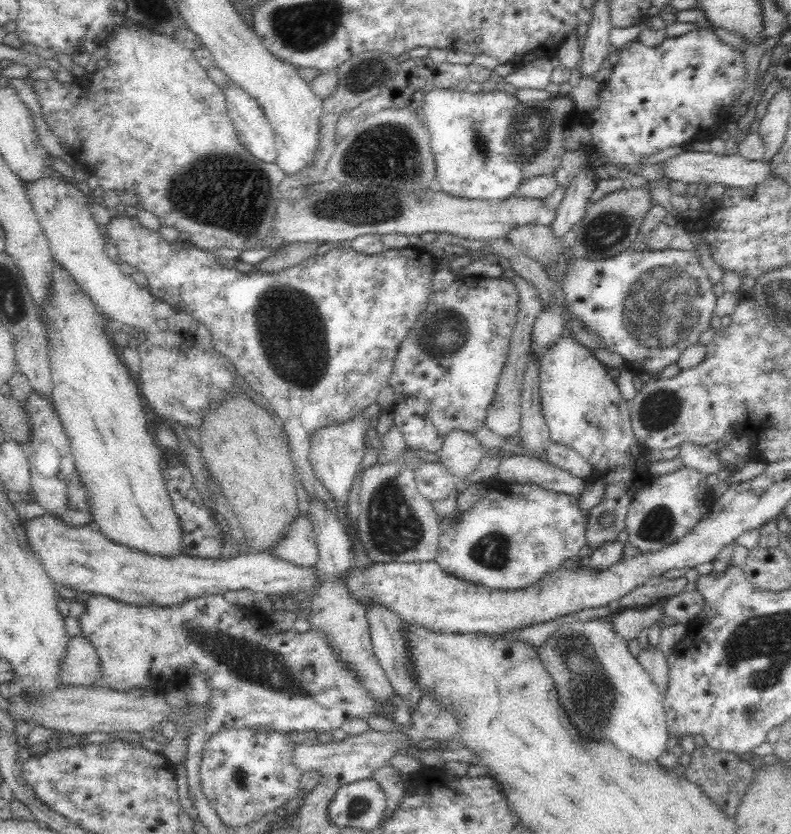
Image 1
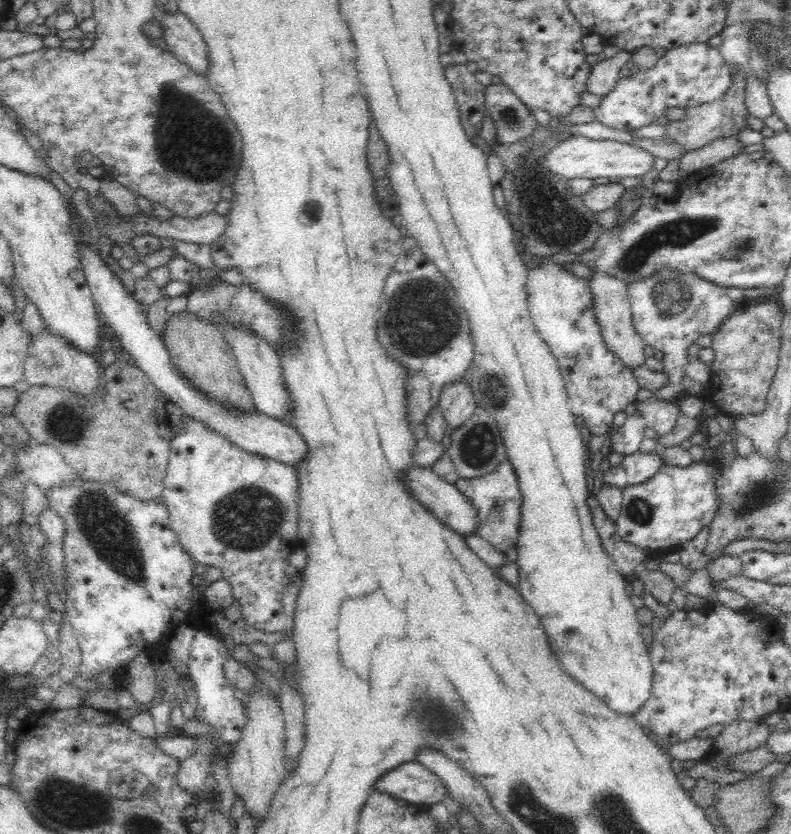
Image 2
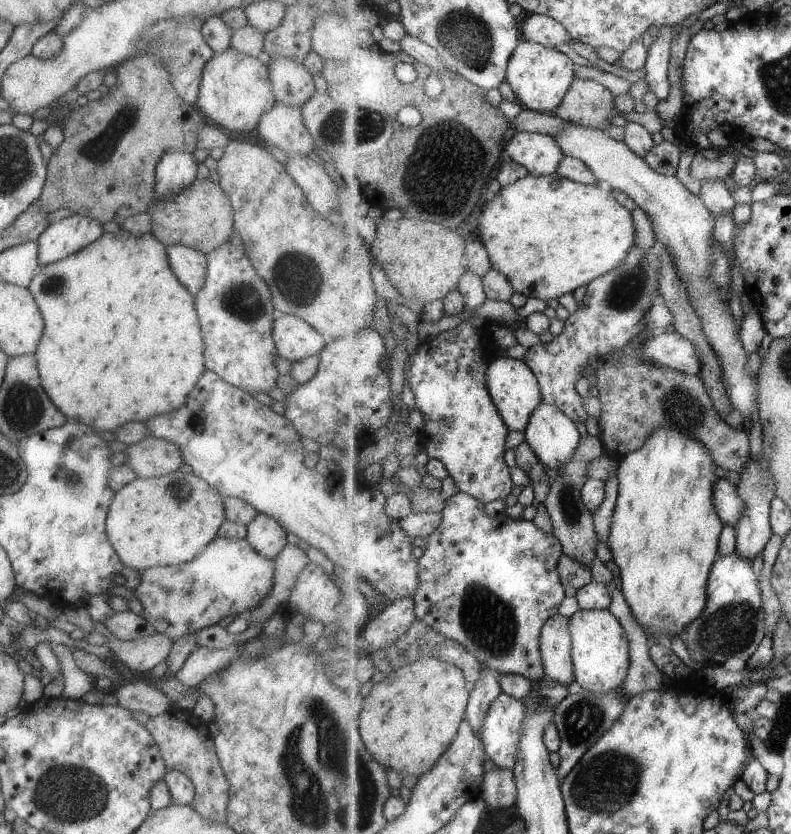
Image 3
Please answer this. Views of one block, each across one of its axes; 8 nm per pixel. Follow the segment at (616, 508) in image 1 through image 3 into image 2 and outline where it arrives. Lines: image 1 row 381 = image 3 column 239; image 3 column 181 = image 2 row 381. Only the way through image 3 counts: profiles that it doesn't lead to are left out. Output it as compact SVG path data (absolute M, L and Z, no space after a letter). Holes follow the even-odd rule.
M551 260L528 271L526 290L530 318L540 338L557 360L569 398L571 413L582 416L591 436L613 434L614 414L635 403L640 388L632 371L606 346L594 317L593 298L587 280L579 280Z

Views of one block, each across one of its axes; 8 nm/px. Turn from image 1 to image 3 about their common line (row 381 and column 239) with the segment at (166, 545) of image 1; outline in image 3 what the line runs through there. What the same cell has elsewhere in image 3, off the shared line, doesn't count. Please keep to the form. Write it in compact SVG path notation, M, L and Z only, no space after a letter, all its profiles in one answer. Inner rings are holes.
M229 47L225 52L213 53L205 62L195 107L215 126L238 134L250 132L257 126L261 114L275 103L267 66L262 58L249 56Z

